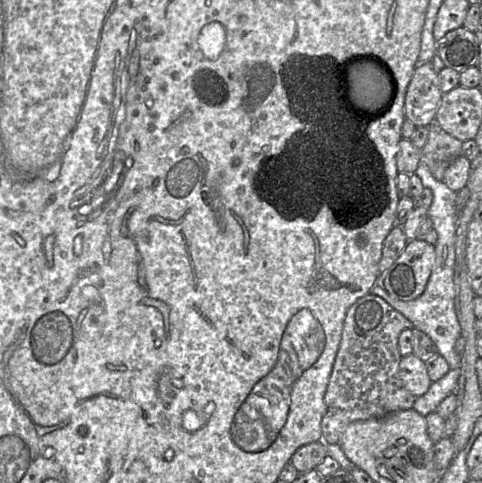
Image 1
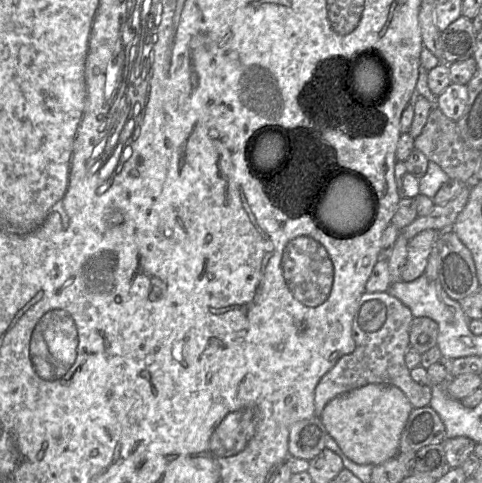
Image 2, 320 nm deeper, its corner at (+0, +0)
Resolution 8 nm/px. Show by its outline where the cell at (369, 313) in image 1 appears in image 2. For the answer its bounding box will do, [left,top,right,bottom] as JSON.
[314,291,431,417]

